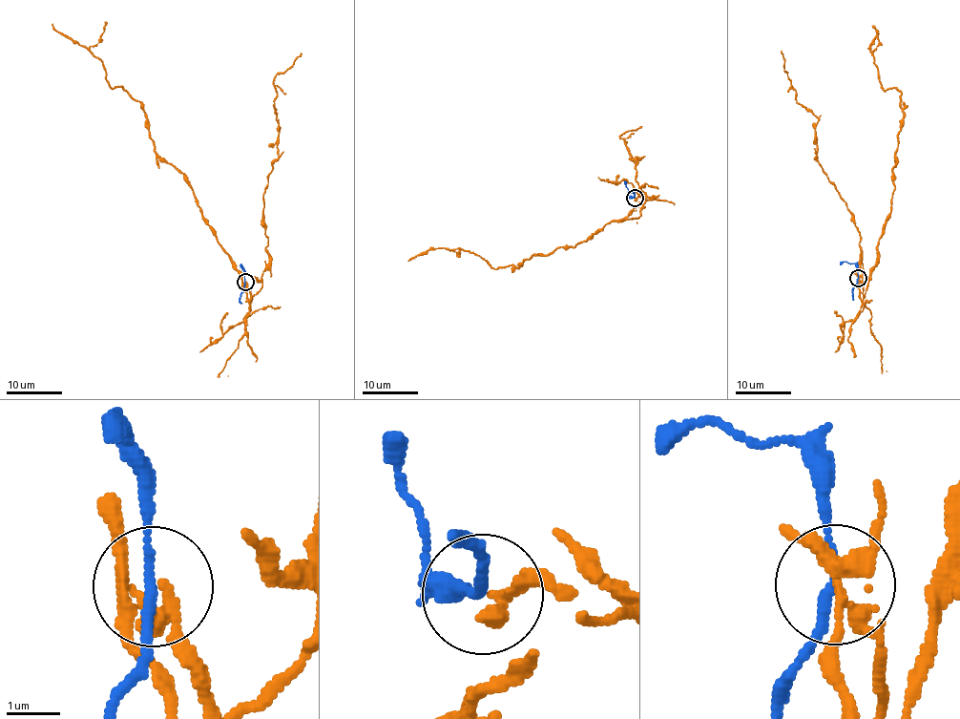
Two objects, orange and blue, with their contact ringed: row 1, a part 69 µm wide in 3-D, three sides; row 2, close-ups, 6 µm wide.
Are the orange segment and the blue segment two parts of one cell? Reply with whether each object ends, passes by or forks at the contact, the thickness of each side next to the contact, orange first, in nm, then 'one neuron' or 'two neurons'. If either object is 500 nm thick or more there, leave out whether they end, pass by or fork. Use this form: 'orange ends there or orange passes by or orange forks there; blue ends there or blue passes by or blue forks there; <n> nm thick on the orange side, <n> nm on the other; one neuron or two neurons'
orange ends there; blue passes by; 280 nm thick on the orange side, 160 nm on the other; two neurons

